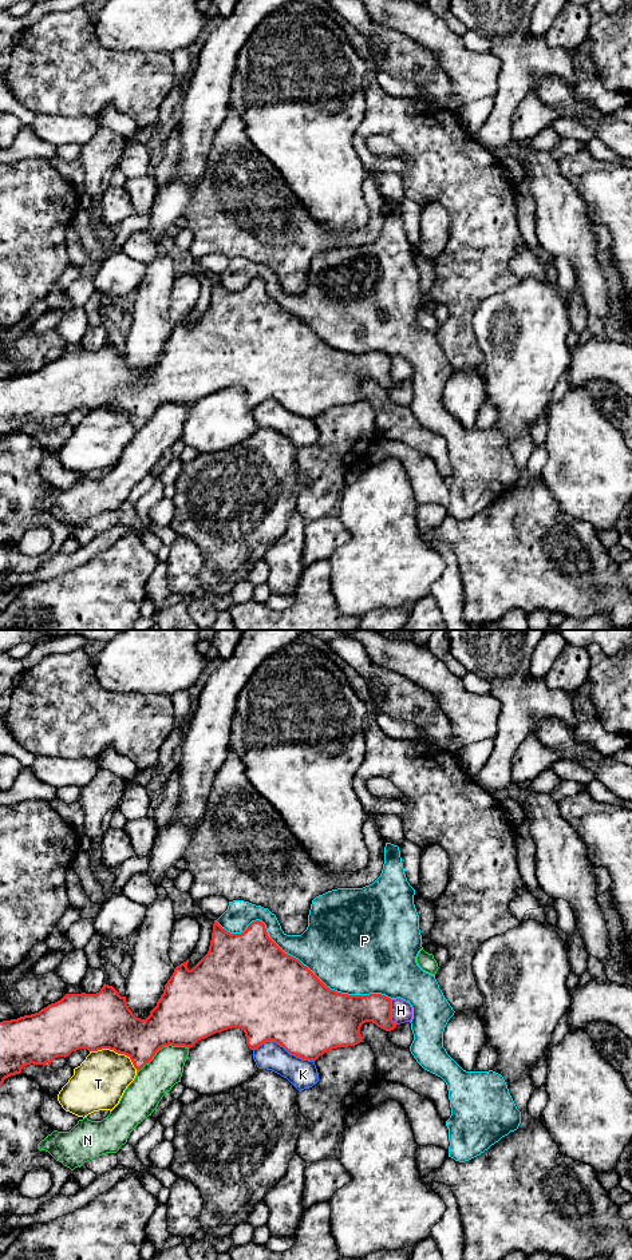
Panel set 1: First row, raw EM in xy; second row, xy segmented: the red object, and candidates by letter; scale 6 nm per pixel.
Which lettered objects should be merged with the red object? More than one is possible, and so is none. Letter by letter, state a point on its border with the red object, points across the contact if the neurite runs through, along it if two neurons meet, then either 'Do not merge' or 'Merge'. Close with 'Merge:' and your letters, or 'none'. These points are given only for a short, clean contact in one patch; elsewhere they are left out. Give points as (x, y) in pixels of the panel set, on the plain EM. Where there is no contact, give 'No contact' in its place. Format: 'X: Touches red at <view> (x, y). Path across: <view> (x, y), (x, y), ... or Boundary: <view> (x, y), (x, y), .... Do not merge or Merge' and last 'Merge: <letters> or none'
H: Touches red at xy (390, 371). Boundary: xy (390, 357), (390, 376), (397, 381). Do not merge
K: Touches red at xy (284, 405). Do not merge
N: Touches red at xy (162, 404). Do not merge
P: Touches red at xy (299, 319). Do not merge
T: Touches red at xy (115, 409). Do not merge
Merge: none

